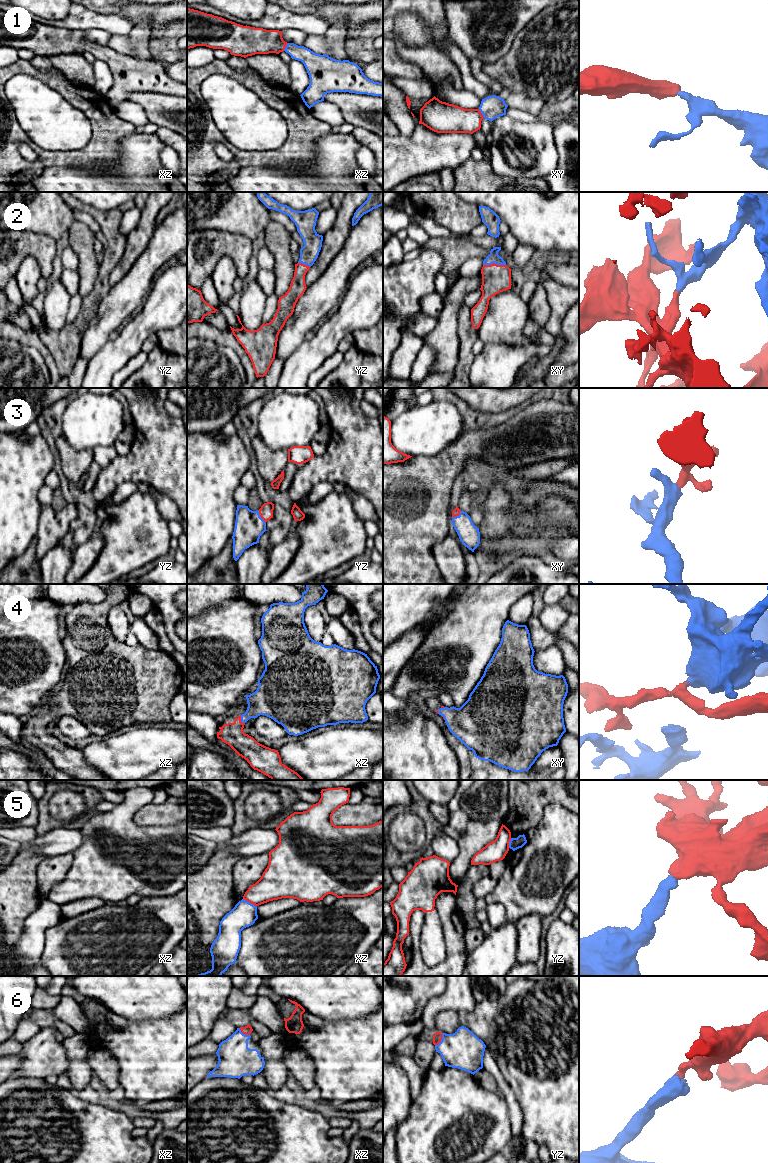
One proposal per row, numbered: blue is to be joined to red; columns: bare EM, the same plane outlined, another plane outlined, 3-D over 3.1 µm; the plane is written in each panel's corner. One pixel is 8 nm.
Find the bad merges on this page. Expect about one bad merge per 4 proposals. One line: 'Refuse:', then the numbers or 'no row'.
Refuse: 5

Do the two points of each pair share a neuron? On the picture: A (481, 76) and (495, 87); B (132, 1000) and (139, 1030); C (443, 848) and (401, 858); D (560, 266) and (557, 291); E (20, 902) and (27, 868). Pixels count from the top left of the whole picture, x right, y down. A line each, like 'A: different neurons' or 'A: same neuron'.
A: same neuron
B: different neurons
C: different neurons
D: different neurons
E: same neuron

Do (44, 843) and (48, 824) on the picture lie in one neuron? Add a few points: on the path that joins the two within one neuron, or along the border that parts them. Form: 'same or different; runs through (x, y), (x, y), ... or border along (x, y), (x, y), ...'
different; border along (58, 827), (37, 836)

